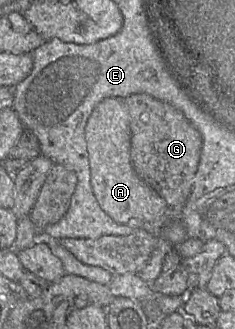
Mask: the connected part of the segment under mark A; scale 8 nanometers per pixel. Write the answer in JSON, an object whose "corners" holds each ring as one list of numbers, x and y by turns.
{"corners":[[108,97,99,102,88,118,85,137,91,186,103,211,115,222,149,222,165,214,165,200,135,172,131,163,130,115,125,98]]}

